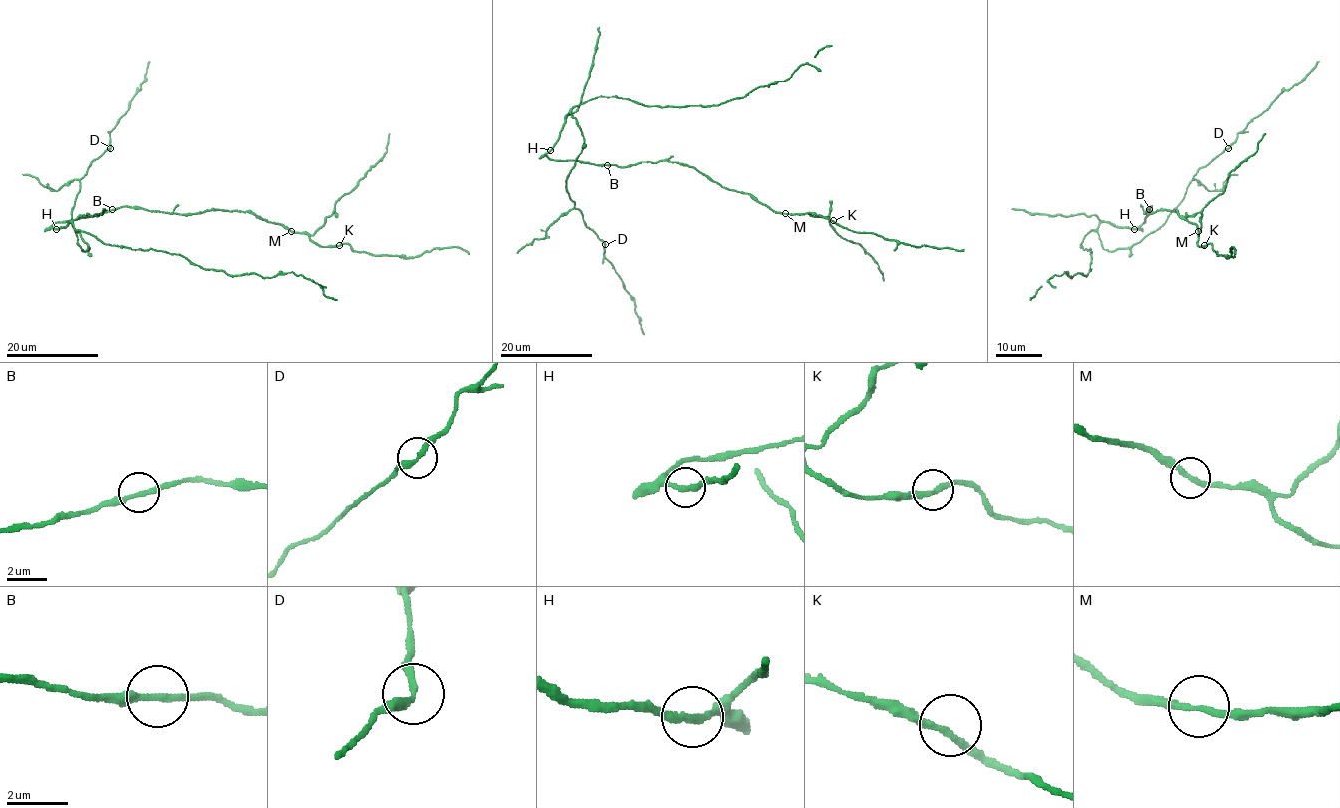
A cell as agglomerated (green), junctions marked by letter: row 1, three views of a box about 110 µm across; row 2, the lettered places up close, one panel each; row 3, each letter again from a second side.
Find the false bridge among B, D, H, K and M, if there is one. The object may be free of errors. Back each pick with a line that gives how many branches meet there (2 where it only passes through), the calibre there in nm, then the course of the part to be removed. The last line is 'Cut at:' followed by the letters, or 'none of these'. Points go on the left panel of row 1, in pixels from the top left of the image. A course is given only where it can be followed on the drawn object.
Cut at: none of these

